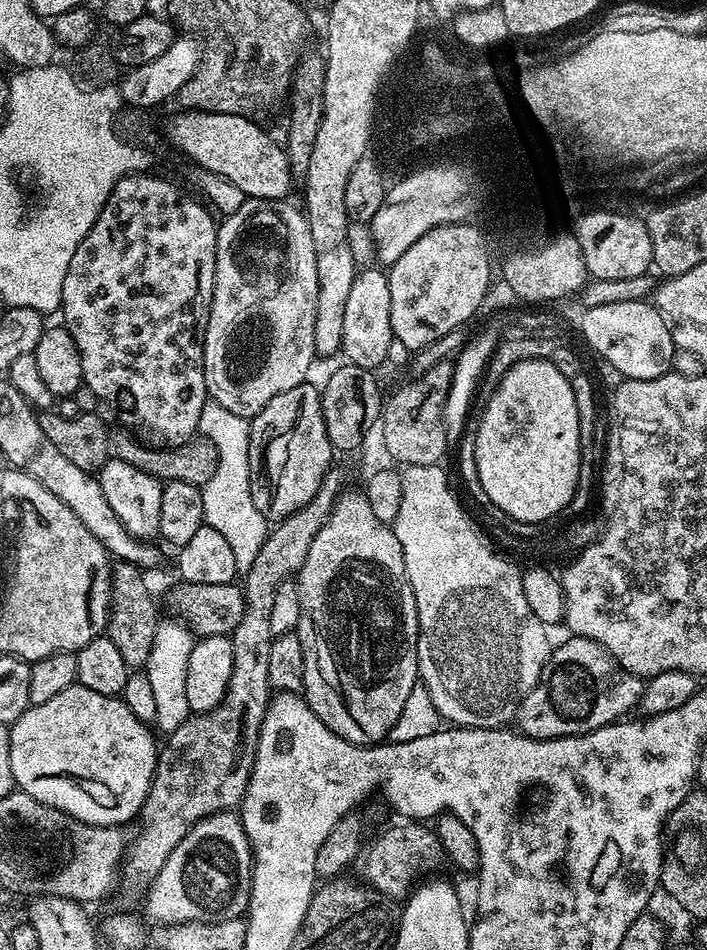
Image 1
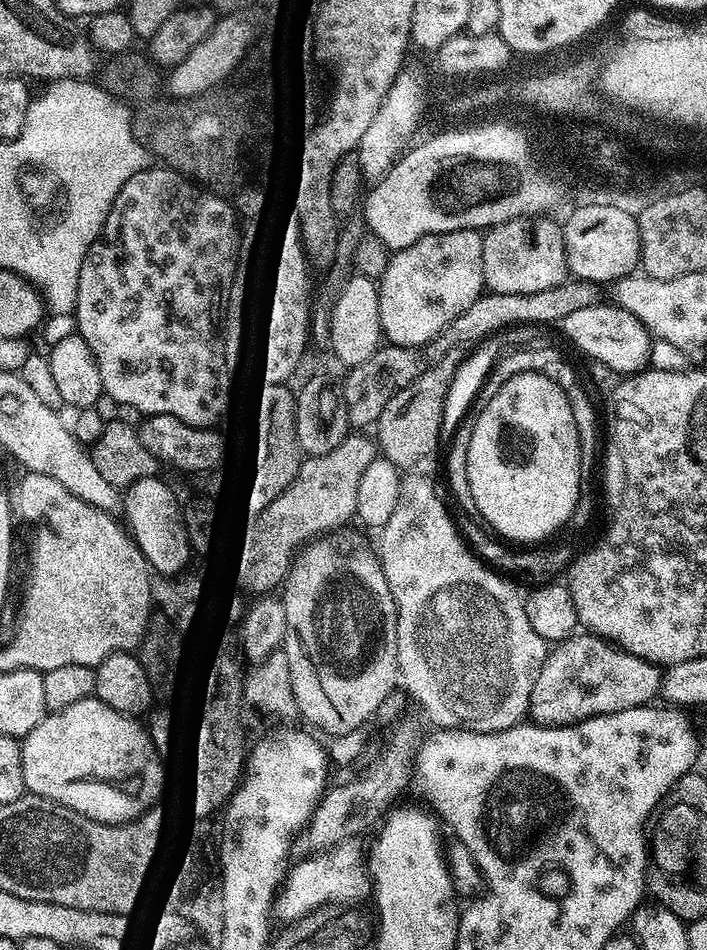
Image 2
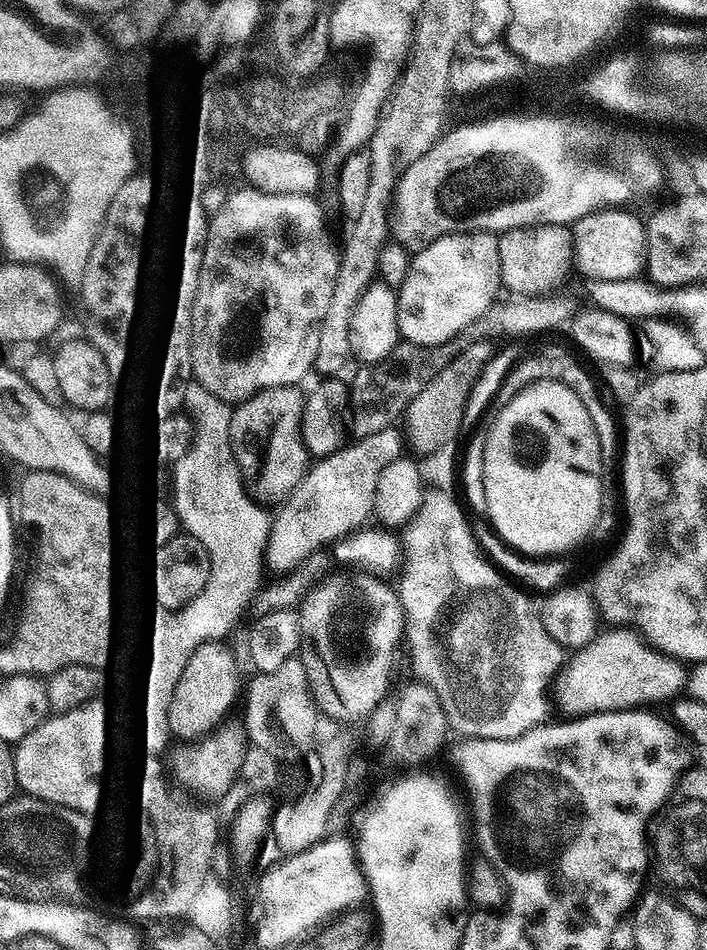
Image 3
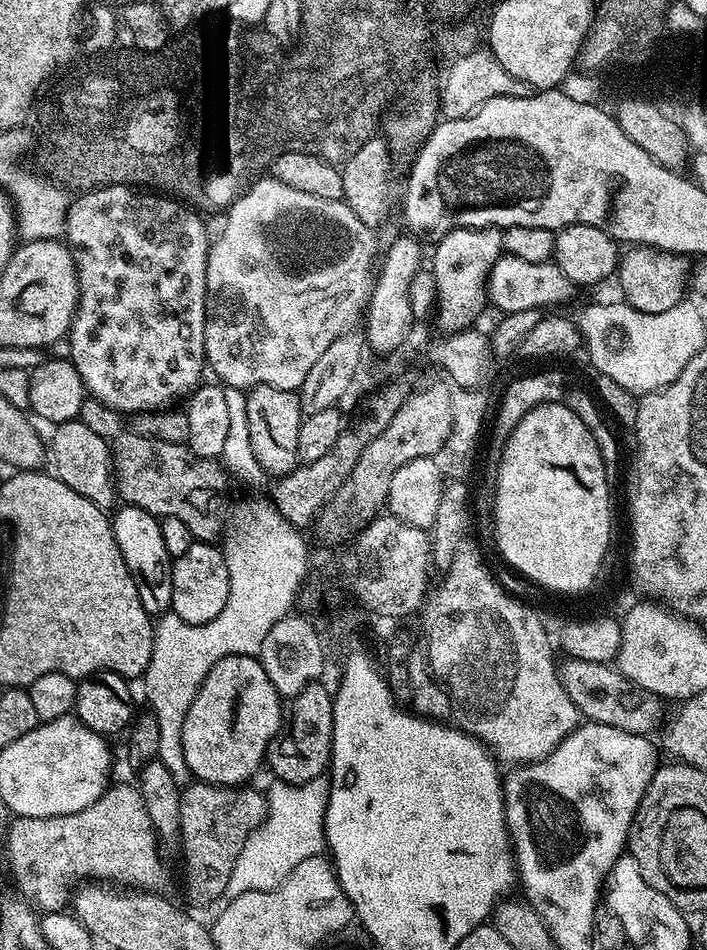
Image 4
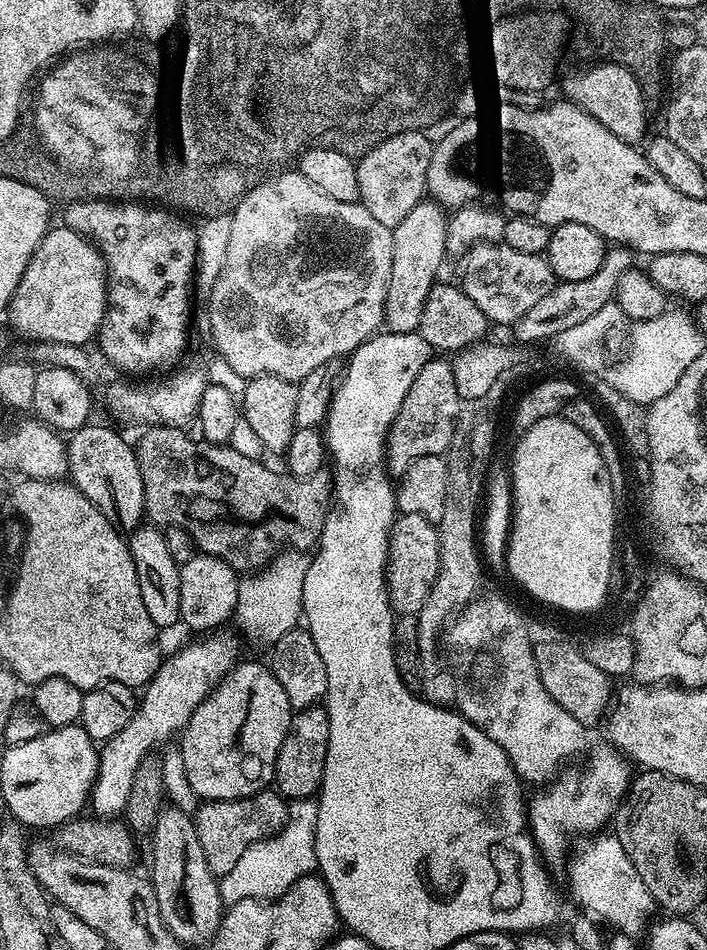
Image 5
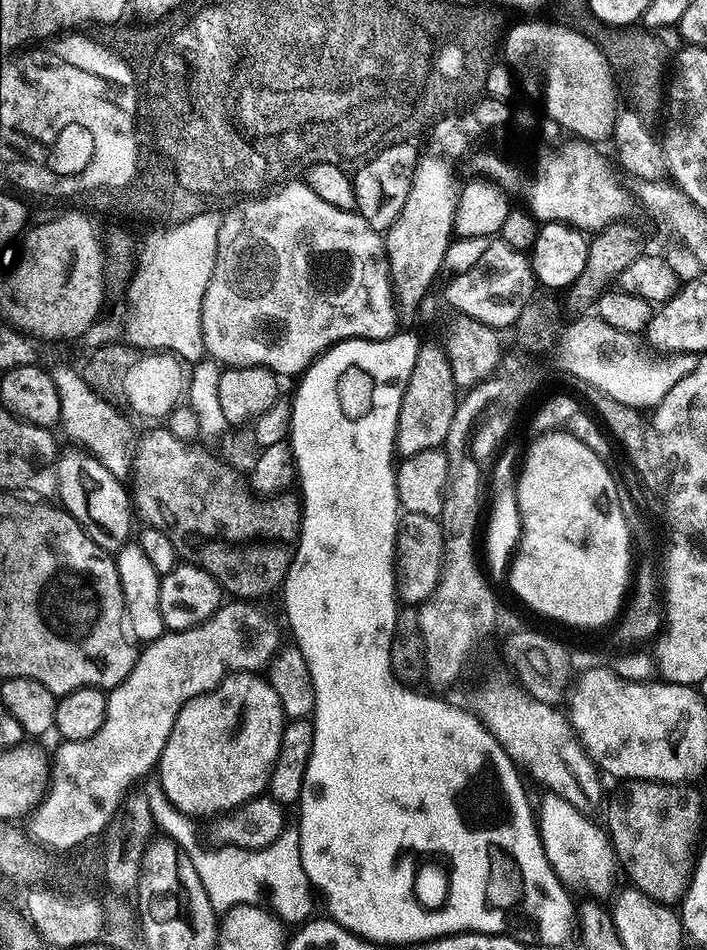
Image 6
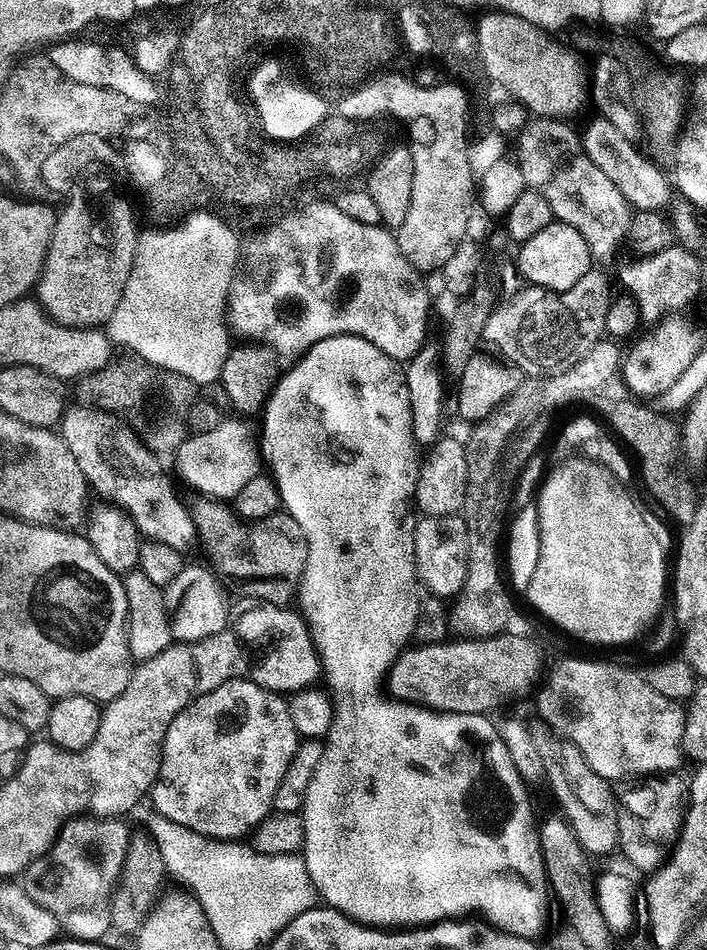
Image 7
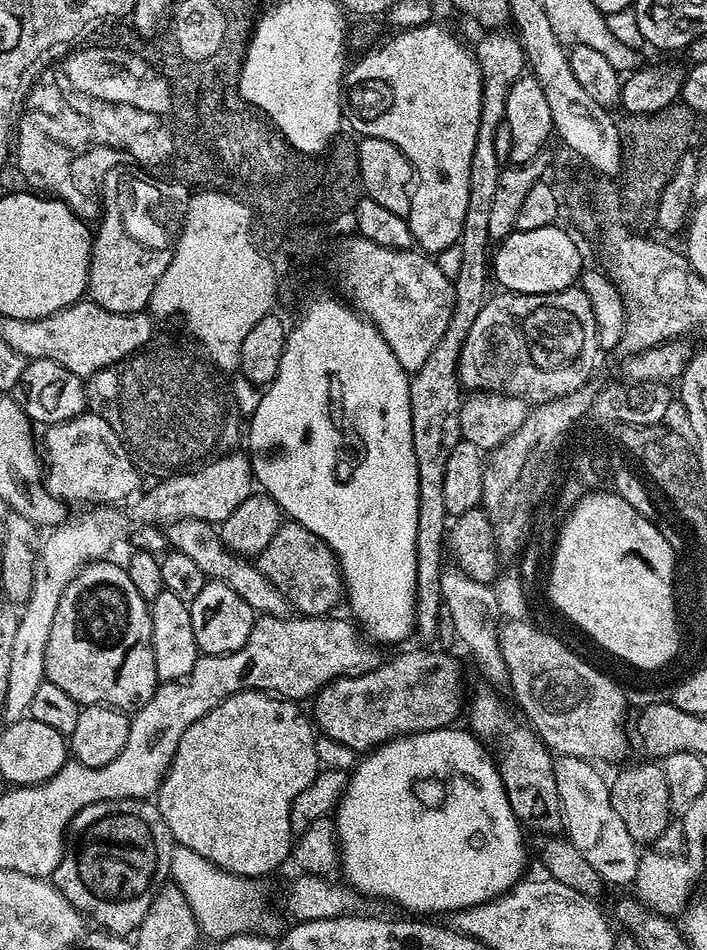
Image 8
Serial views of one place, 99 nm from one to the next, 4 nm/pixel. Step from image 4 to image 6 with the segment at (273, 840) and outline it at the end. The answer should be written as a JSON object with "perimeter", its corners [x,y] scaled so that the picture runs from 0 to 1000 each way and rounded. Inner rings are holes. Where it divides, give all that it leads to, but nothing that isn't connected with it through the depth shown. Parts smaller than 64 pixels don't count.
{"perimeter":[[[215,823],[204,841],[209,844],[216,868],[222,874],[225,872],[223,876],[249,887],[253,896],[272,907],[301,959],[317,962],[341,952],[378,952],[400,972],[413,972],[414,975],[431,972],[443,963],[447,943],[426,909],[420,875],[405,874],[379,893],[355,894],[328,889],[310,889],[306,894],[291,893],[280,885],[273,862],[246,851],[225,824]]]}

